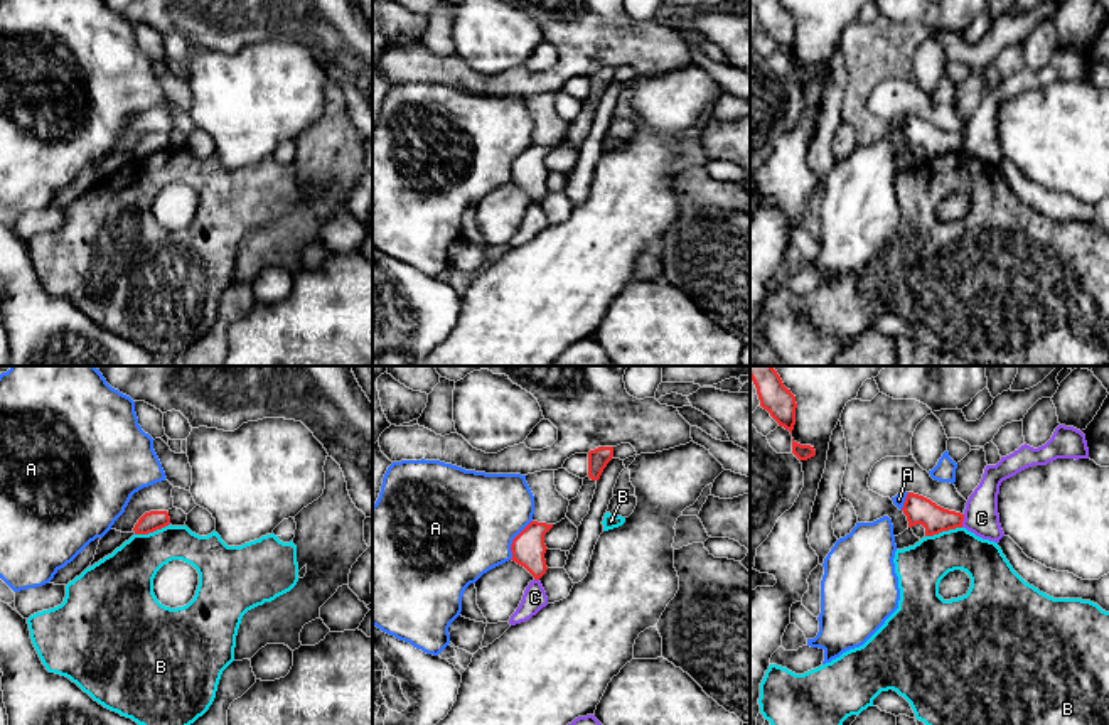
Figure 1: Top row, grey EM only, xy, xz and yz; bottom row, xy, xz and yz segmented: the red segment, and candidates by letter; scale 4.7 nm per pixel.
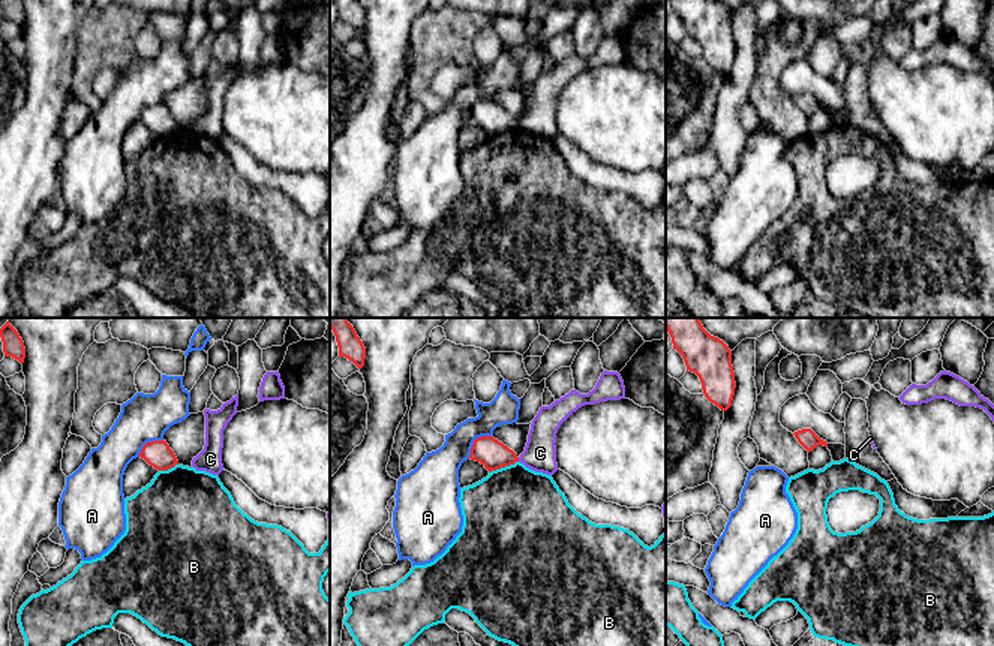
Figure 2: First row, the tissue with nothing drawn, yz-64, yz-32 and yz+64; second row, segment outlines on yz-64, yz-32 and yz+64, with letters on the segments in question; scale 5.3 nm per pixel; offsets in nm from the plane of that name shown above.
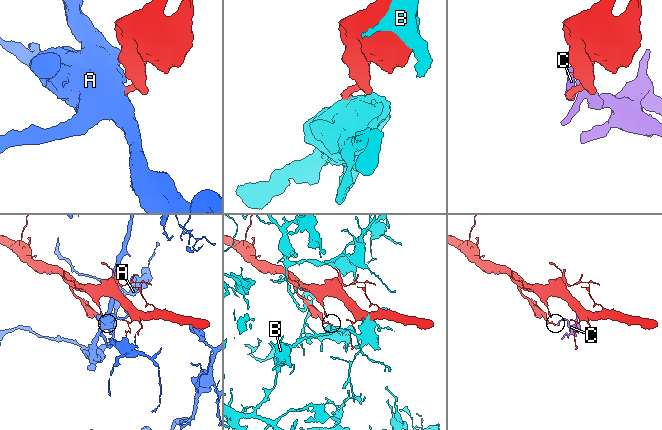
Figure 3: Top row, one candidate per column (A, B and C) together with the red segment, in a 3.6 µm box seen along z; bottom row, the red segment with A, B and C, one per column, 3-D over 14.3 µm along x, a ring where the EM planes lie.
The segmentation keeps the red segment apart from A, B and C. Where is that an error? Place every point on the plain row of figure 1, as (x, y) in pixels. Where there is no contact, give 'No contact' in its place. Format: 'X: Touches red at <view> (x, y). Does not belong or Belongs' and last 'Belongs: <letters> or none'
A: Touches red at xz (513, 162). Does not belong
B: Touches red at yz (942, 152). Does not belong
C: Touches red at yz (963, 142). Does not belong
Belongs: none

